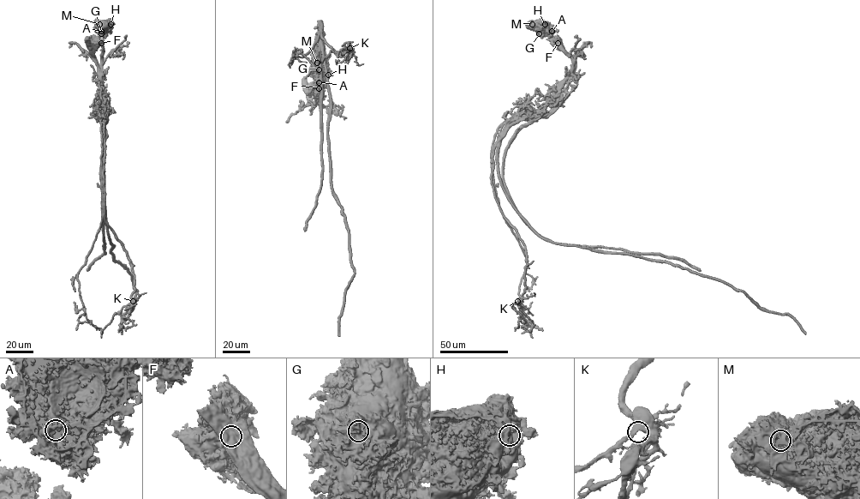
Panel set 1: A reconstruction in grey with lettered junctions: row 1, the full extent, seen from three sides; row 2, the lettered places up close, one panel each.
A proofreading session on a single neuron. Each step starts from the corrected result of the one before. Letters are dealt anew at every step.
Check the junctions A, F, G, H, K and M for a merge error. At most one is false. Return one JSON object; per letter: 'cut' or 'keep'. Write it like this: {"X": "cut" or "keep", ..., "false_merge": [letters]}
{"A": "keep", "F": "cut", "G": "keep", "H": "keep", "K": "keep", "M": "keep", "false_merge": ["F"]}

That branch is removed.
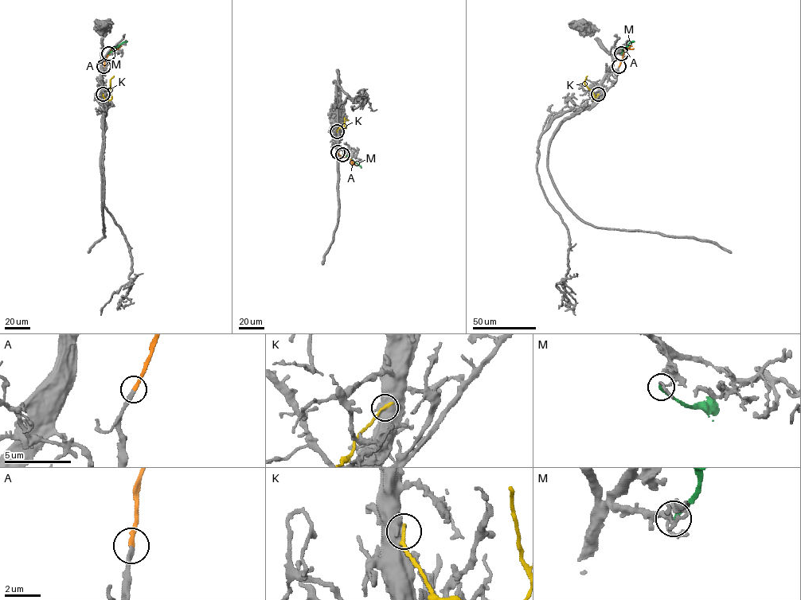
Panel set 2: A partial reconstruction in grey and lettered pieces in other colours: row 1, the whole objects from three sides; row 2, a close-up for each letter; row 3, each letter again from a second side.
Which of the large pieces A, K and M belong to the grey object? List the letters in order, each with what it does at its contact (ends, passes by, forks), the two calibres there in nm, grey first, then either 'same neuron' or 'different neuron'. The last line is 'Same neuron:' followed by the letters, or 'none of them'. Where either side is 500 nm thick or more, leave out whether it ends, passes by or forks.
A: it ends there; 240 nm thick on the grey side, 240 nm on the other; same neuron
K: 800 nm thick on the grey side, 240 nm on the other; different neuron
M: it ends there; 140 nm thick on the grey side, 240 nm on the other; different neuron
Same neuron: A

